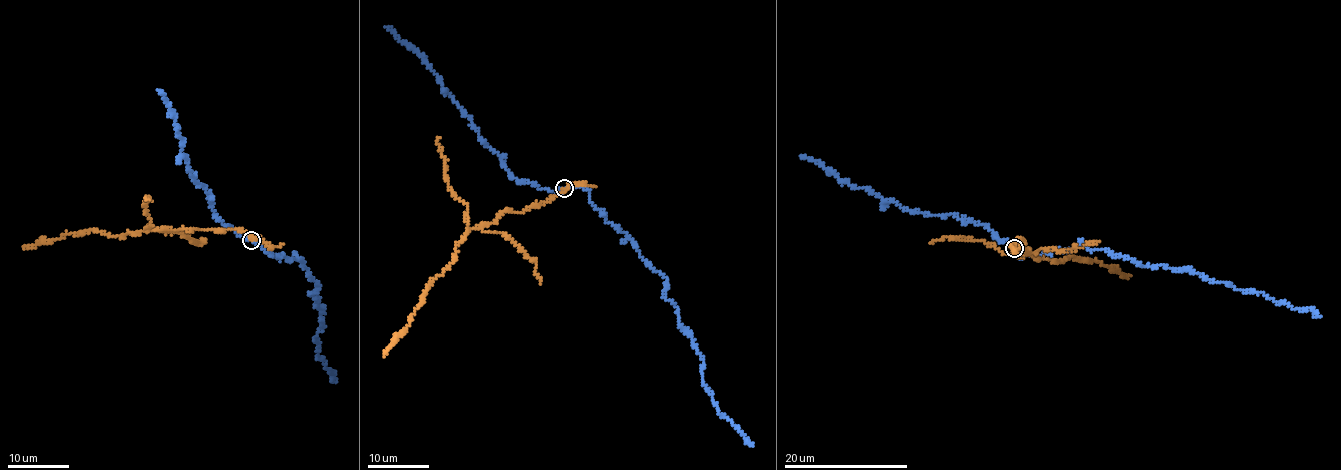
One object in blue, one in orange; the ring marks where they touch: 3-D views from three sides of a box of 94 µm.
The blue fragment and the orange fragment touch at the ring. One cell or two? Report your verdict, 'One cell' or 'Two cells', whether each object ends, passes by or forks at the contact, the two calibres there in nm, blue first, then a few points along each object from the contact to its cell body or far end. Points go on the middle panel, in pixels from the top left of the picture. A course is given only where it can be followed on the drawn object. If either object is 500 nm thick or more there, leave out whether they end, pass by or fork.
Two cells. At the ring blue passes by. At the ring orange passes by. Thickness 240 nm (blue) against 280 nm. Course of blue: (565, 189), (587, 191), (667, 279), (663, 295), (703, 360), (703, 386), (752, 445). Course of orange: (564, 189), (472, 229), (384, 356)

